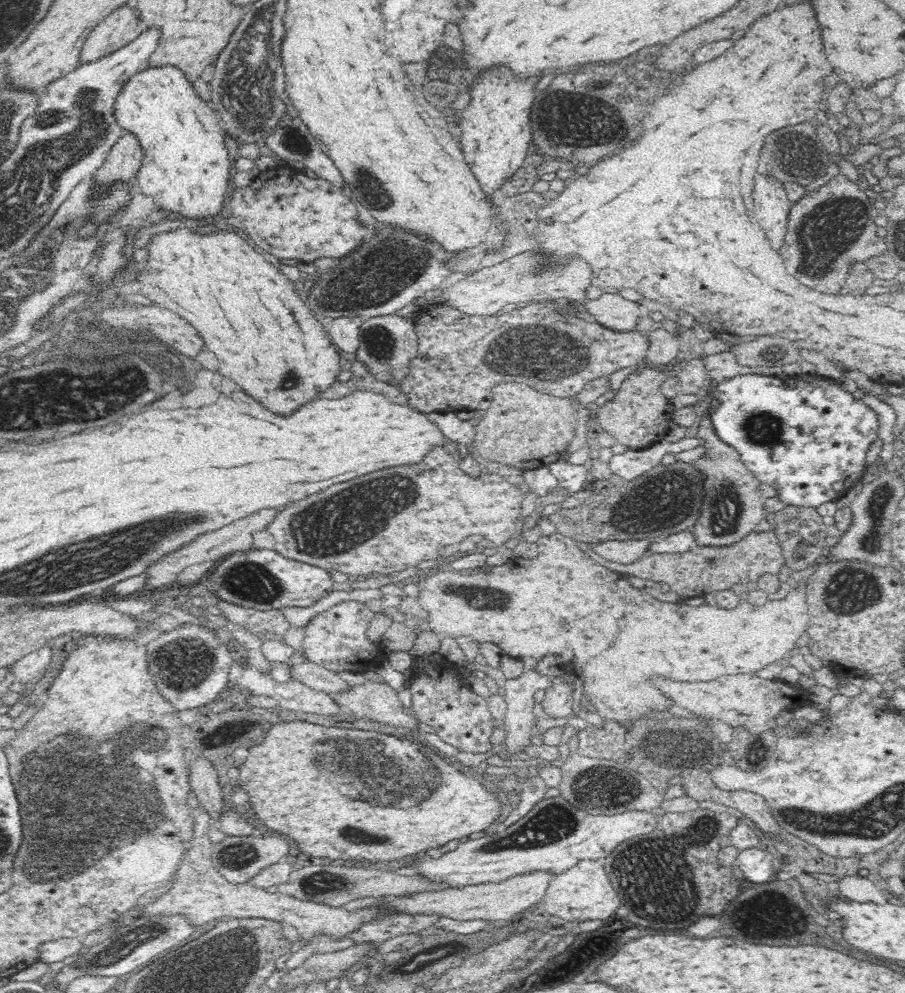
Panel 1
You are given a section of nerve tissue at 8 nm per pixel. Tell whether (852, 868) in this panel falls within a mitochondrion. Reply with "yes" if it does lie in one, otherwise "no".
no

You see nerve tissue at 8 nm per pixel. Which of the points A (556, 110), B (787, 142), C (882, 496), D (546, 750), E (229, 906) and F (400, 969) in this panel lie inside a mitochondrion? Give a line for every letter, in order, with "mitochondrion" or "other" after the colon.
A: mitochondrion
B: other
C: mitochondrion
D: other
E: other
F: other

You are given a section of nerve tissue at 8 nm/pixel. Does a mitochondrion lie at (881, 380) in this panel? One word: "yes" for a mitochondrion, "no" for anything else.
no

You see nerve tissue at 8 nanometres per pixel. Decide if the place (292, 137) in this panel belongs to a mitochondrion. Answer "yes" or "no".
yes

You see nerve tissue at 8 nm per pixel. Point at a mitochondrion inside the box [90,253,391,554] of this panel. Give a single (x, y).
(286, 380)

